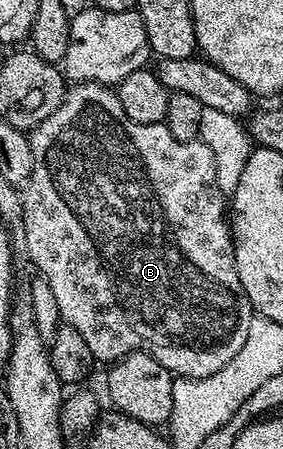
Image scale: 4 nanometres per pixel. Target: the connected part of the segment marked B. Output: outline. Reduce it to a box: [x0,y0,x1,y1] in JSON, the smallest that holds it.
[22,81,252,377]

